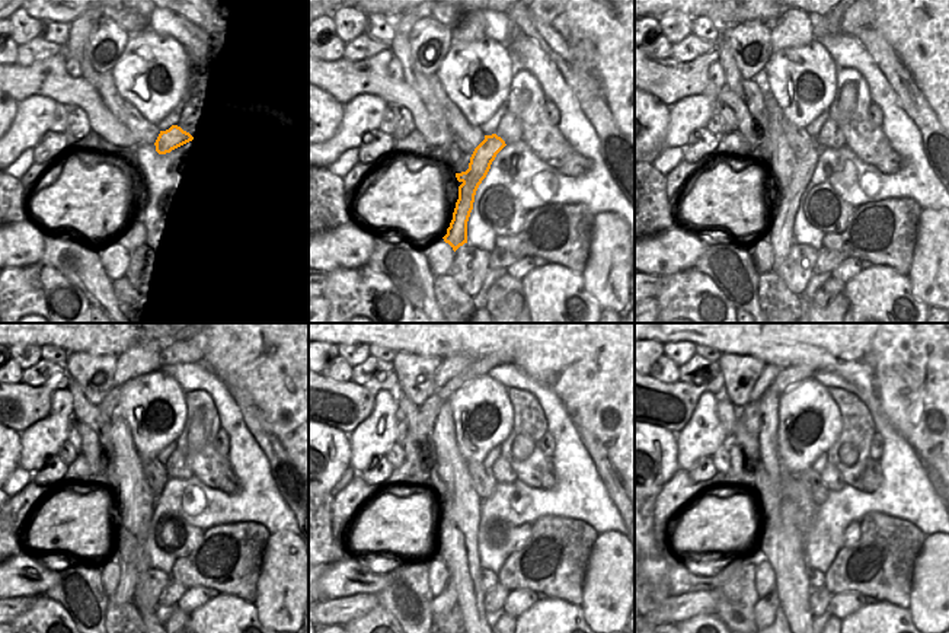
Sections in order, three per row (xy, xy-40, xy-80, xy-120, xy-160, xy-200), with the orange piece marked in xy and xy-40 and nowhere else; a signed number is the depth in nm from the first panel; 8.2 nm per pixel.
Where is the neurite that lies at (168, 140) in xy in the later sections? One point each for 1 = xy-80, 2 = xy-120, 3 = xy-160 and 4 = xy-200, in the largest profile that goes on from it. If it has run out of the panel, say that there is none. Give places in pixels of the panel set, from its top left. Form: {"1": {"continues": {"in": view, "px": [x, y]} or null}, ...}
{"1": {"continues": {"in": "xy-80", "px": [780, 233]}}, "2": {"continues": {"in": "xy-120", "px": [128, 576]}}, "3": {"continues": {"in": "xy-160", "px": [447, 598]}}, "4": {"continues": {"in": "xy-200", "px": [764, 610]}}}

